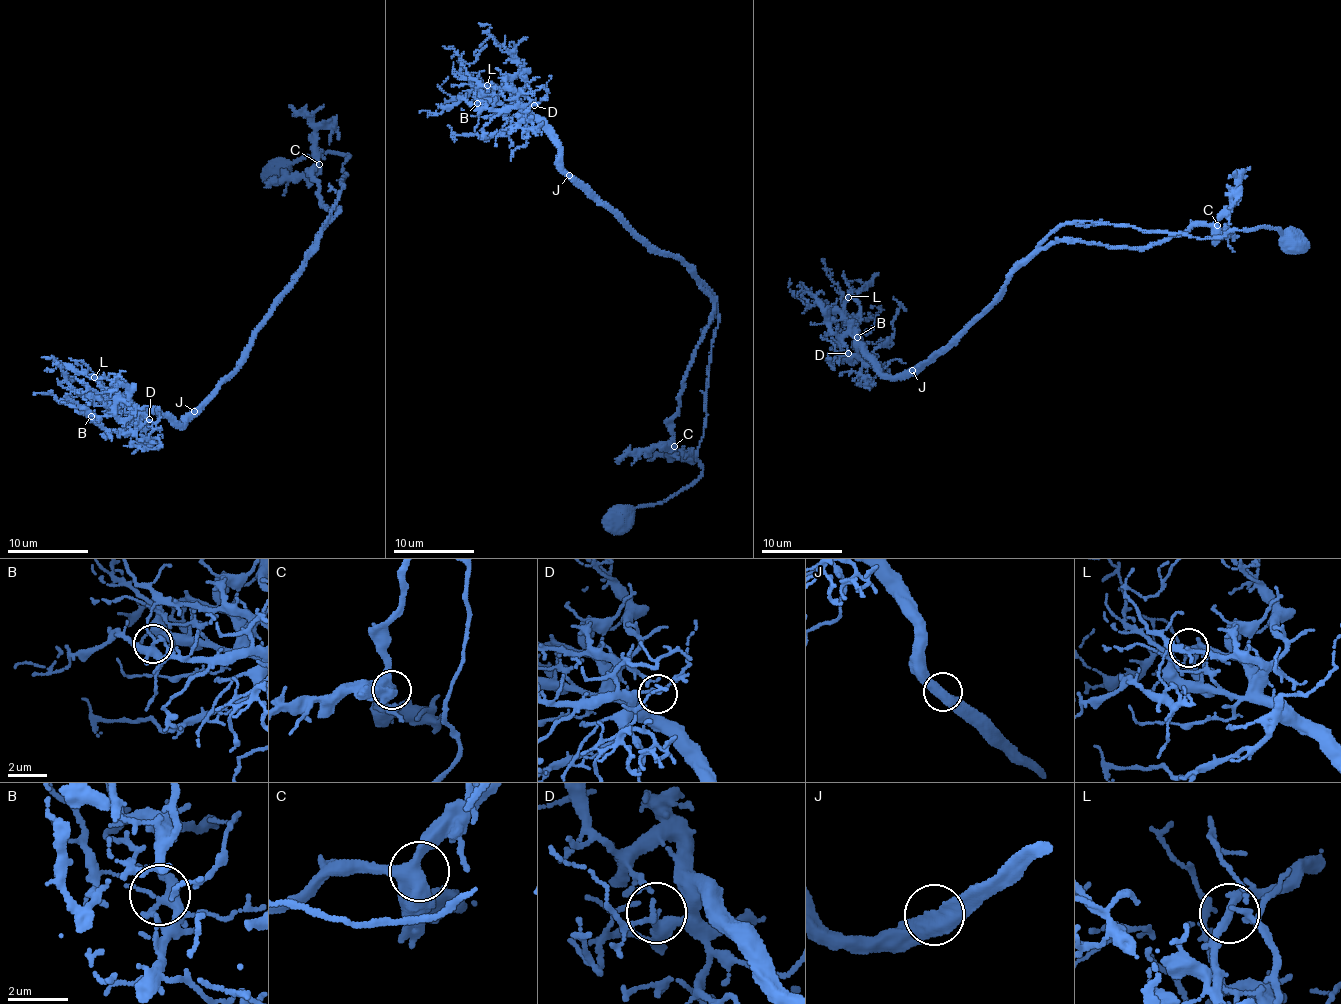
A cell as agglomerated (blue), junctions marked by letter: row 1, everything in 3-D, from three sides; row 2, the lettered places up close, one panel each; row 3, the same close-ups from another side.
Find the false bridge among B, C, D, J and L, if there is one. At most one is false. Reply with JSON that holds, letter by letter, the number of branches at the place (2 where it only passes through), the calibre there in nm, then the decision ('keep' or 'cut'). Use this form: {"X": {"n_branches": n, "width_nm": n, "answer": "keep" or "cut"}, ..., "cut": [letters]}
{"B": {"n_branches": 5, "width_nm": 320, "answer": "keep"}, "C": {"n_branches": 3, "width_nm": 480, "answer": "keep"}, "D": {"n_branches": 2, "width_nm": 160, "answer": "keep"}, "J": {"n_branches": 2, "width_nm": 500, "answer": "keep"}, "L": {"n_branches": 2, "width_nm": 260, "answer": "keep"}, "cut": []}

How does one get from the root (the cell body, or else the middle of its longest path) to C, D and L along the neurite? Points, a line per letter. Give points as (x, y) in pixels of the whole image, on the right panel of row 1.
C: (1009, 282), (1009, 276), (1023, 264), (1060, 241), (1152, 247), (1178, 237), (1194, 225), (1217, 225)
D: (1009, 282), (990, 308), (945, 347), (908, 372), (885, 376), (862, 349), (856, 354), (847, 356), (848, 353)
L: (1009, 282), (990, 308), (945, 347), (908, 372), (895, 376), (885, 376), (845, 320), (848, 297)

